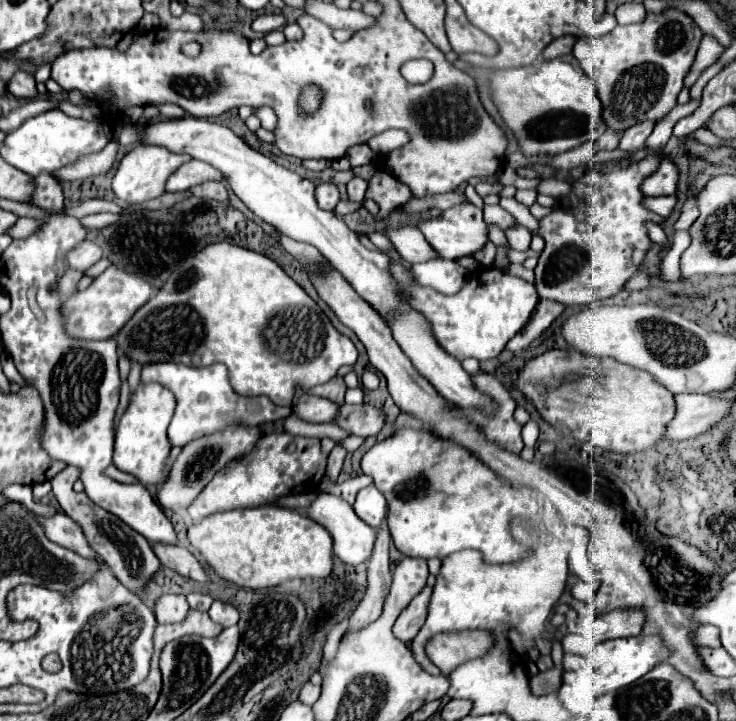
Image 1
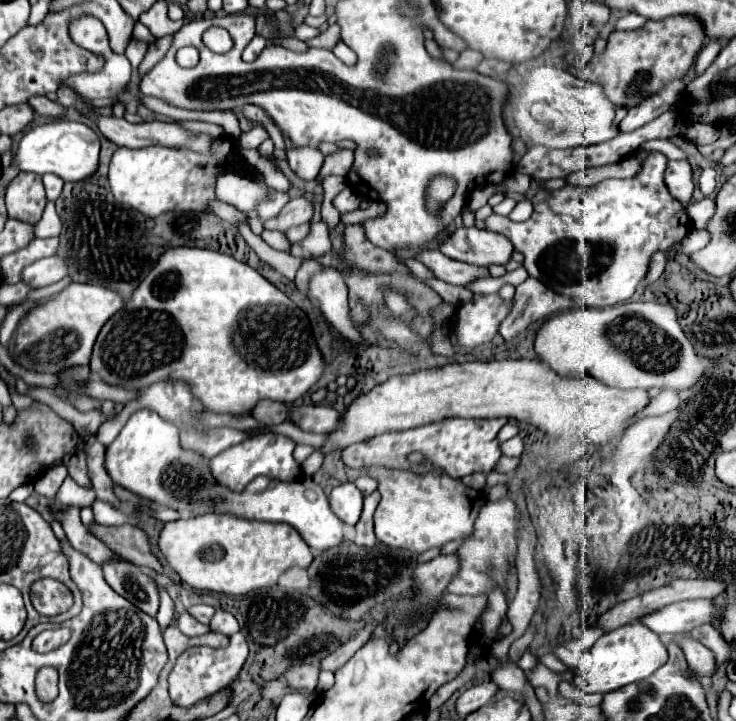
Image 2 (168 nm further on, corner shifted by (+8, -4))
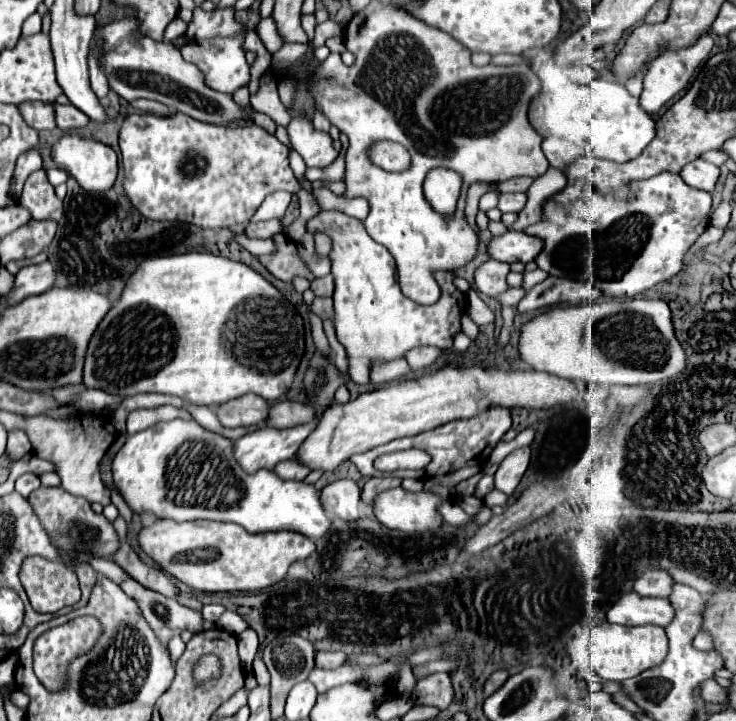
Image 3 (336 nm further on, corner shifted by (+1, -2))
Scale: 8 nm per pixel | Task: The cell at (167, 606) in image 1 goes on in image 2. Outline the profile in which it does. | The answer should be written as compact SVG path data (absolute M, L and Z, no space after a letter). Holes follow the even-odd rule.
M184 612L178 620L178 628L186 634L186 636L202 636L206 634L210 628L206 624L200 624L198 620L194 620L188 612Z

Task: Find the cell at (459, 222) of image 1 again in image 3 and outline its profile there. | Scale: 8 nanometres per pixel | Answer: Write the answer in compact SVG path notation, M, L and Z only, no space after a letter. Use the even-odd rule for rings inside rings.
M507 230L501 236L493 236L487 244L487 254L493 260L499 262L529 262L535 260L535 256L541 252L543 242L535 236L527 236L525 232L513 232Z

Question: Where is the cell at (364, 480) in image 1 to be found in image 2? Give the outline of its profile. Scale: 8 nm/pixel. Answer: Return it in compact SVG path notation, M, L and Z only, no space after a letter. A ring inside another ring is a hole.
M360 476L360 478L356 480L356 488L366 496L366 494L370 494L372 490L378 488L378 480L376 480L376 478L372 480L372 476Z

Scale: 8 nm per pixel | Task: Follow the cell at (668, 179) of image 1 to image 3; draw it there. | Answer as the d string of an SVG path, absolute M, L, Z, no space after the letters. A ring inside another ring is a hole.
M697 158L695 162L689 162L687 166L683 166L681 178L691 188L713 192L715 182L719 178L719 168L709 164L709 162L705 162L705 160L701 160L701 158Z

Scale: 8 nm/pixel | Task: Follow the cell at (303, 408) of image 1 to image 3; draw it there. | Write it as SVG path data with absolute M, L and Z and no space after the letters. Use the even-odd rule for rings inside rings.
M245 394L237 400L231 400L227 404L217 406L215 412L217 412L217 416L225 428L253 426L253 424L267 422L269 404L255 394Z

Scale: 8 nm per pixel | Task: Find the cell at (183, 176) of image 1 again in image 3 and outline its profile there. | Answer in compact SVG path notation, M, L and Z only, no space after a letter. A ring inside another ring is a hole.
M279 190L279 192L275 192L275 194L269 194L269 196L263 200L263 204L259 206L257 218L253 218L253 222L271 220L271 218L281 218L281 216L285 214L289 202L291 202L291 194L287 194L287 192L283 192L283 190Z

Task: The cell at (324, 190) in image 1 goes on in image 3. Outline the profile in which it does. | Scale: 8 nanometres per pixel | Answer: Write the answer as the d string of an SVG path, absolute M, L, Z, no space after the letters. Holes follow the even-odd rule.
M273 218L273 220L265 220L265 222L249 222L245 228L245 234L251 238L271 238L279 232L283 232L281 218Z

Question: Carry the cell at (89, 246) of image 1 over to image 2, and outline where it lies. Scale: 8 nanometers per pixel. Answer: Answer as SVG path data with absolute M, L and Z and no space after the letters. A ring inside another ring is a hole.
M50 256L44 260L38 260L36 264L30 264L22 270L22 282L30 288L42 288L48 284L58 282L68 272L68 266L58 256Z

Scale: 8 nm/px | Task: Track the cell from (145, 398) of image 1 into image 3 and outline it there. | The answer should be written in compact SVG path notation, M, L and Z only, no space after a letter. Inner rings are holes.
M169 420L159 422L147 430L141 430L133 436L127 436L127 442L117 452L113 460L113 480L123 494L123 500L135 512L153 512L157 518L171 518L177 522L185 520L219 520L219 522L235 522L245 526L251 532L269 532L269 530L293 530L311 540L321 538L329 528L331 520L327 518L319 490L315 484L297 482L297 480L281 480L275 472L259 470L257 474L243 474L239 464L231 452L231 440L205 430L195 420ZM201 440L201 450L185 450L185 456L177 456L177 450L187 444L193 448Z

